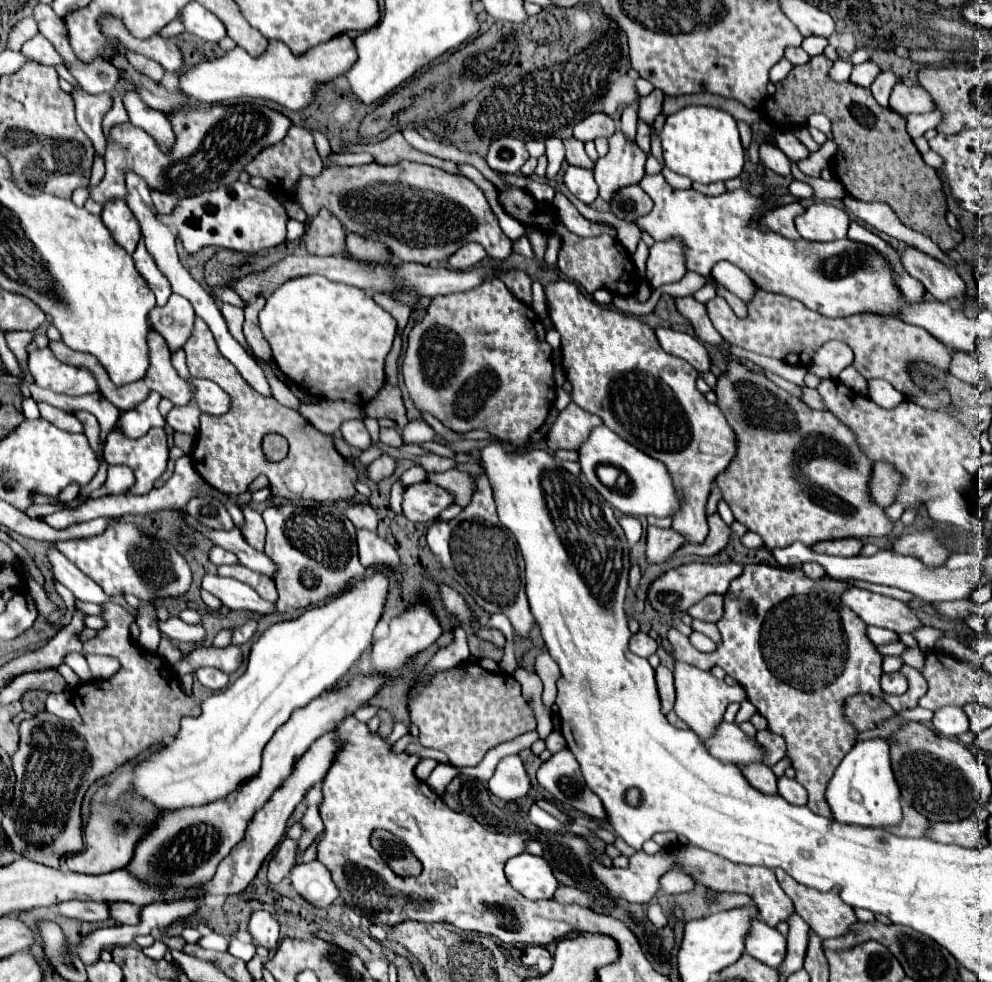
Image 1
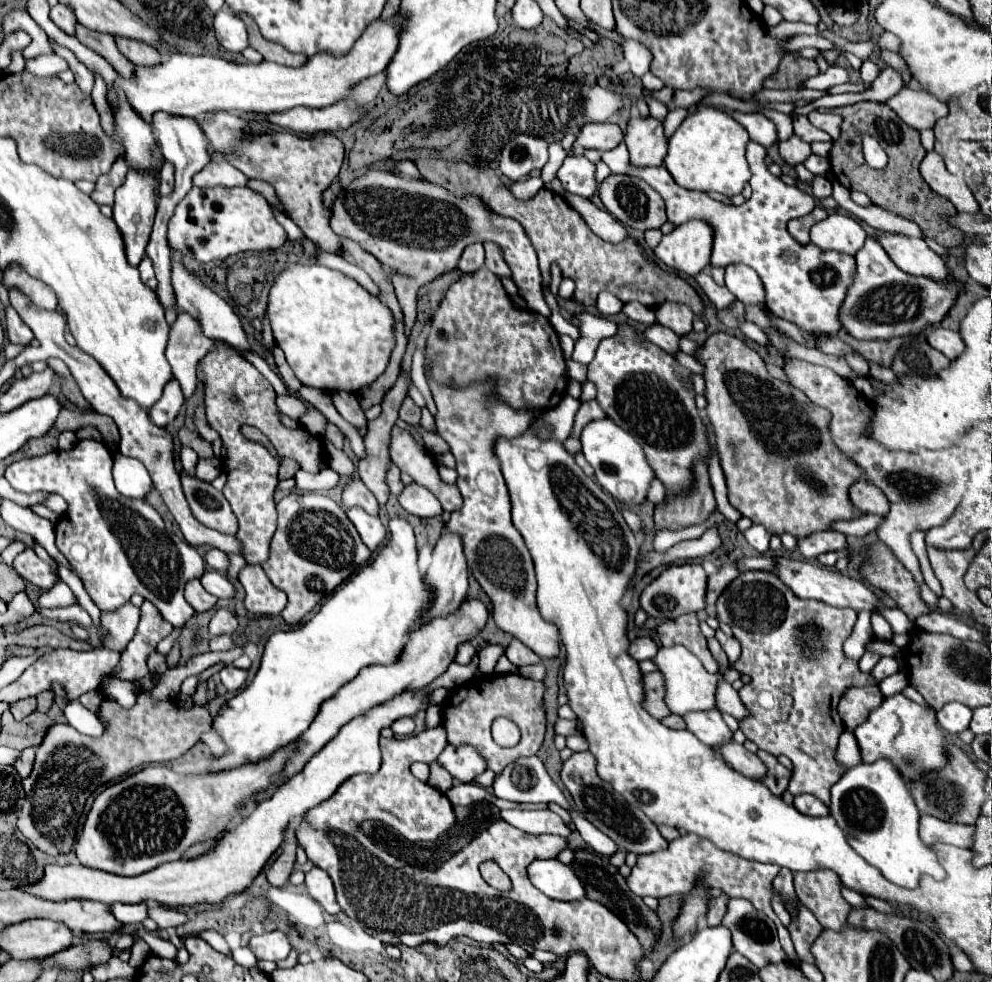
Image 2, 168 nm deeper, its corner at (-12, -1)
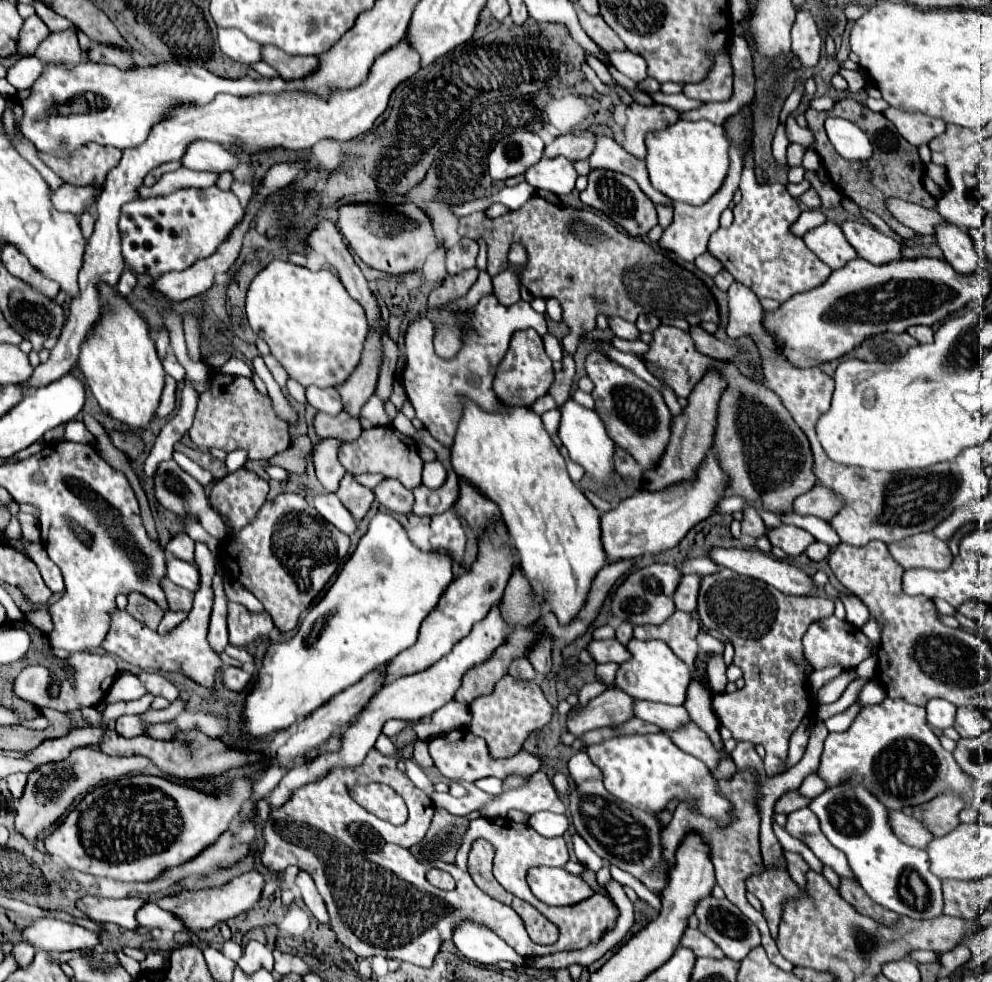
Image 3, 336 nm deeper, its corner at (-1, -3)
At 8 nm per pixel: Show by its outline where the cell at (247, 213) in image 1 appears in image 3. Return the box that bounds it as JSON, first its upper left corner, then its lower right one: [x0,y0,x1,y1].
[118,188,244,276]

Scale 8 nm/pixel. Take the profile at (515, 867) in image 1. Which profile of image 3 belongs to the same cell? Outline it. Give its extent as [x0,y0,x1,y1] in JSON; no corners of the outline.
[528,866,594,906]

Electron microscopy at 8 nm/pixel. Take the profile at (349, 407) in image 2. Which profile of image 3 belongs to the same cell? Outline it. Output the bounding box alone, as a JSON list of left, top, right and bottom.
[306,386,342,416]

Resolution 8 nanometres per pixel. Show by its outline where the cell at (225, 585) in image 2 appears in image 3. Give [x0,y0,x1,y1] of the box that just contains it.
[168,556,198,592]

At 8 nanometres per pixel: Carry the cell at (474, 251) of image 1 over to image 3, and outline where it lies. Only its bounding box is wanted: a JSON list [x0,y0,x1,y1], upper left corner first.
[446,238,478,274]

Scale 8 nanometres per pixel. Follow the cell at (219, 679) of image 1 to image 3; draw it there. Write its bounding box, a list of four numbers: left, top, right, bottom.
[222,668,252,692]

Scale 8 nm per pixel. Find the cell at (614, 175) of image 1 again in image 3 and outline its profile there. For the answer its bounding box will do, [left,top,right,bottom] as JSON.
[622,104,678,158]

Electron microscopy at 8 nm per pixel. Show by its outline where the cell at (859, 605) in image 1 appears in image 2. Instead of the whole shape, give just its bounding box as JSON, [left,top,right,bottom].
[775,558,879,612]

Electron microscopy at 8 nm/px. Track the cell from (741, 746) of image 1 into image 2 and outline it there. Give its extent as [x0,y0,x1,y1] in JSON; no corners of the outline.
[683,708,733,746]

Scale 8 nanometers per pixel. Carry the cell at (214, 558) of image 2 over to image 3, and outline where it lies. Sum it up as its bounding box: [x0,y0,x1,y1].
[166,534,194,564]

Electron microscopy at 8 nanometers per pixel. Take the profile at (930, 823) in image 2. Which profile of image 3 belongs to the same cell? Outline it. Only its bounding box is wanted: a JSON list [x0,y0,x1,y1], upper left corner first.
[890,810,934,850]

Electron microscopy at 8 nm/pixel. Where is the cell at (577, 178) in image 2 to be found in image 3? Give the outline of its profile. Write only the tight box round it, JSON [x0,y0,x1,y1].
[524,158,578,196]

